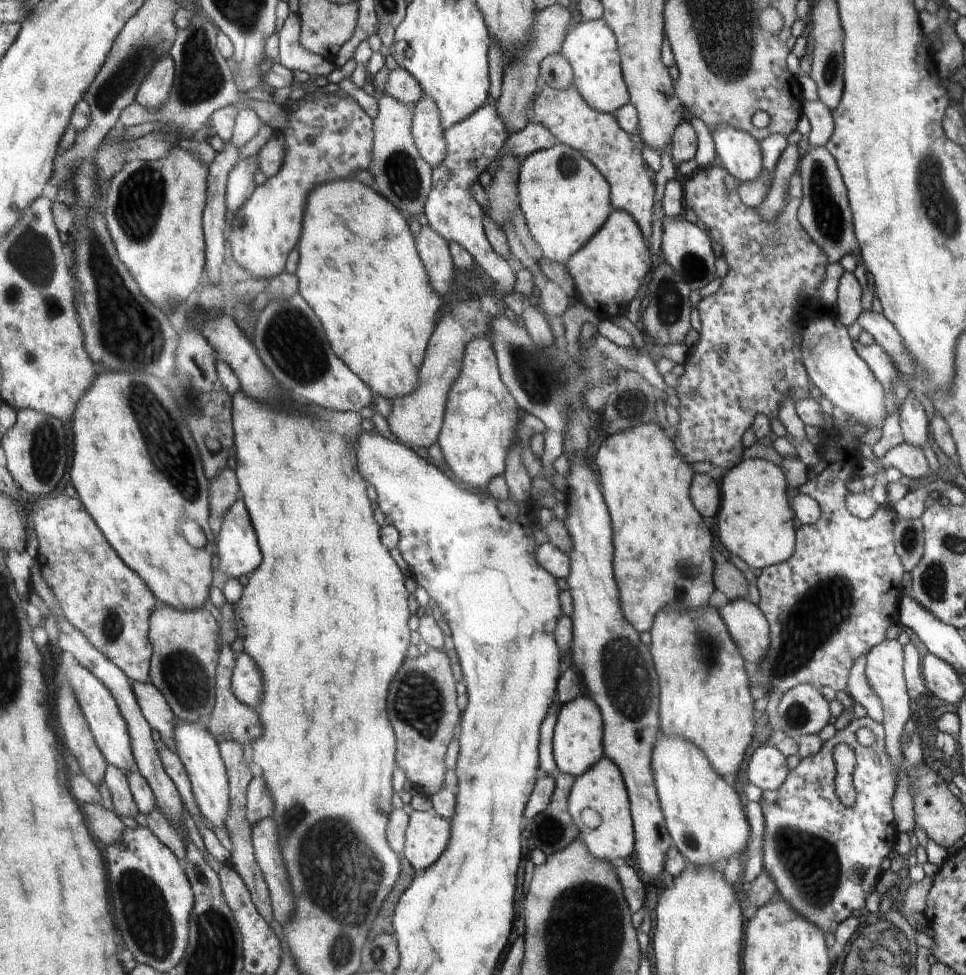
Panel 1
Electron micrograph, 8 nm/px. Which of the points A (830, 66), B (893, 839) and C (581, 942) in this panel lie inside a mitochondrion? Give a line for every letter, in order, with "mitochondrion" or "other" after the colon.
A: mitochondrion
B: other
C: mitochondrion

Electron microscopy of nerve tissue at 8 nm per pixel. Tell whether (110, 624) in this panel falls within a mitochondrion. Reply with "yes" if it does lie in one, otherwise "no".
yes

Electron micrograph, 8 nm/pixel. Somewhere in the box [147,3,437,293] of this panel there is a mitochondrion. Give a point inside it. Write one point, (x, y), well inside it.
(202, 77)

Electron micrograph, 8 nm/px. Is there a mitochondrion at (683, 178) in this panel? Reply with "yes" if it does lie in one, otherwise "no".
no

